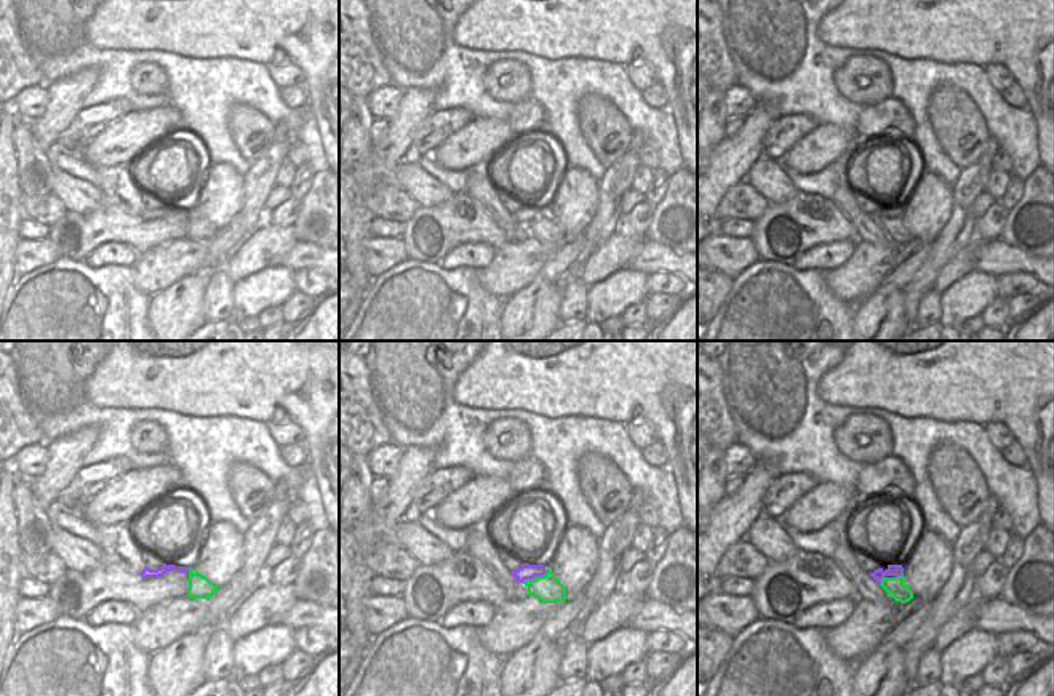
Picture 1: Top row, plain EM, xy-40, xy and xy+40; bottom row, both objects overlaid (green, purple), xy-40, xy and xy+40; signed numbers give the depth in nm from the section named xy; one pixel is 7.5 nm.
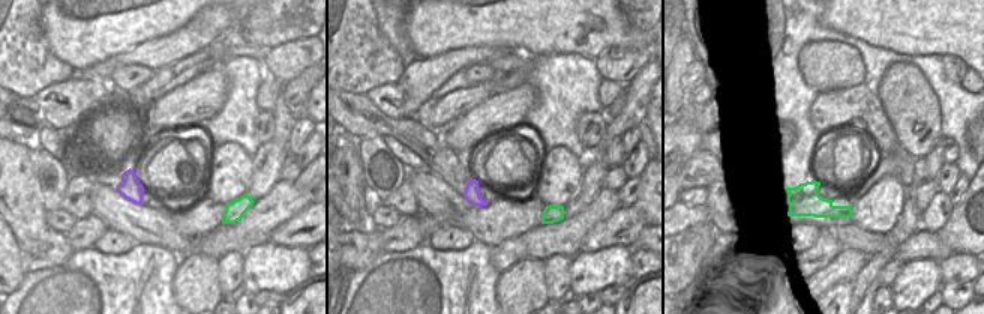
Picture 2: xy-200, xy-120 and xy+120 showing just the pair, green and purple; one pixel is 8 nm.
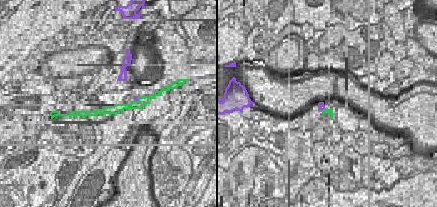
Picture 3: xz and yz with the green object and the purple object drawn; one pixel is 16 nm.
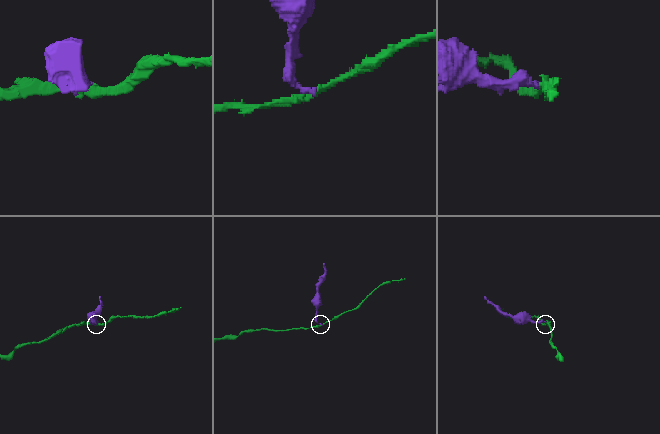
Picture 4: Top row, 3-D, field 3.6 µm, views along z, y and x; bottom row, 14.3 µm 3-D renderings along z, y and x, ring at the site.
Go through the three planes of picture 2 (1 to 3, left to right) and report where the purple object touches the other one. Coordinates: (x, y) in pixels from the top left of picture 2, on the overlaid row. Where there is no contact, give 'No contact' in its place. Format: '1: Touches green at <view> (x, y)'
1: No contact
2: No contact
3: No contact

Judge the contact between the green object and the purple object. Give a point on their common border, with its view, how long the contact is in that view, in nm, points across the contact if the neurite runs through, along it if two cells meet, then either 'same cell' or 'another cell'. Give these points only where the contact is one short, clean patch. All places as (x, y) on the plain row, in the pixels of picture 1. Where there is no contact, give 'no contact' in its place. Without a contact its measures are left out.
meets green in xy at (536, 218); contact 220 nm long; border along xy (547, 212), (522, 224); another cell

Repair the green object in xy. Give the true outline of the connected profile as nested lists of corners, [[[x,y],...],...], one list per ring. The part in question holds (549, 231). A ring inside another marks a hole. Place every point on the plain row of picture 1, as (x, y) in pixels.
[[[549,210],[544,218],[525,221],[521,226],[528,229],[528,237],[533,237],[544,245],[565,243],[568,240],[565,227]]]

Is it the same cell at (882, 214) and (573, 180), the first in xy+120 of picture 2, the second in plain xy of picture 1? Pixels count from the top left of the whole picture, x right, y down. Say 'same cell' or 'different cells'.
same cell

